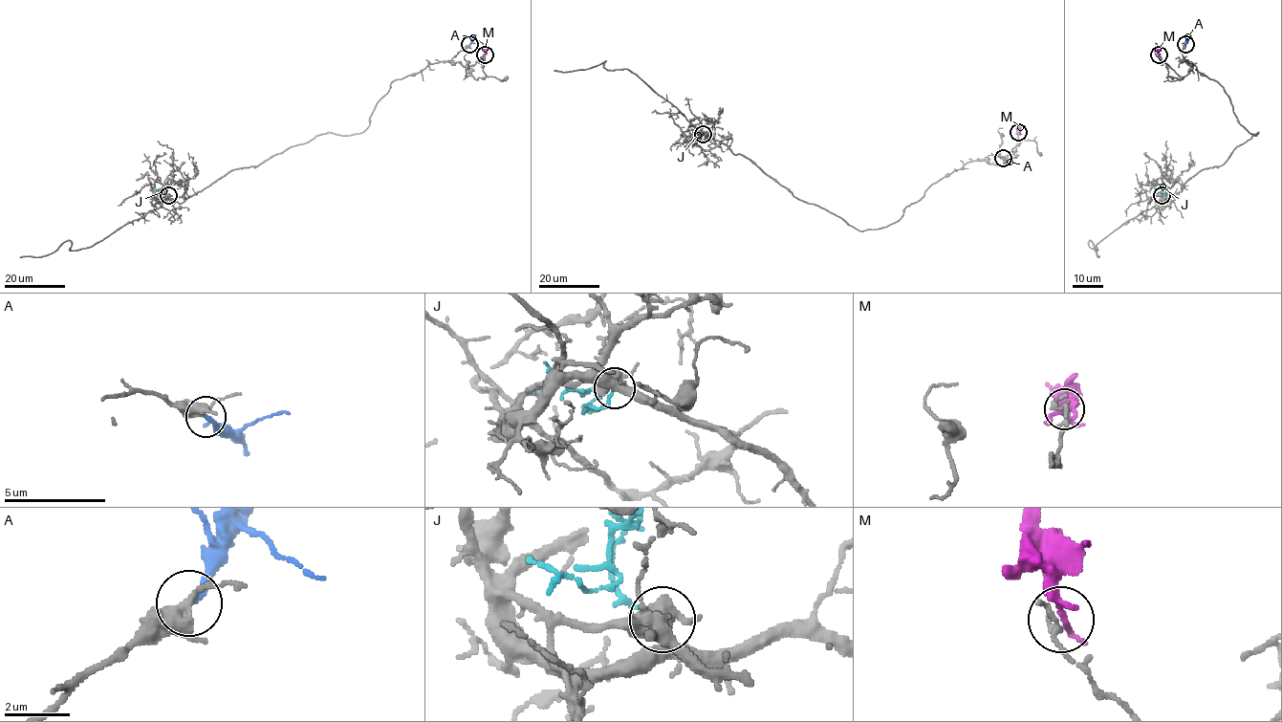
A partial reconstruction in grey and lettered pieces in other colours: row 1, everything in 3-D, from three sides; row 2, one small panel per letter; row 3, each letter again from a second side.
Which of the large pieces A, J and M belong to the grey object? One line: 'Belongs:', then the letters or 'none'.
Belongs: A

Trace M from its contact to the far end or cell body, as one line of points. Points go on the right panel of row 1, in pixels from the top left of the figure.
M: (1159, 54), (1155, 43)

